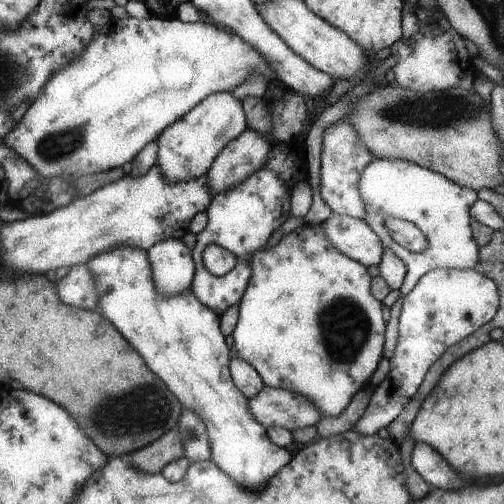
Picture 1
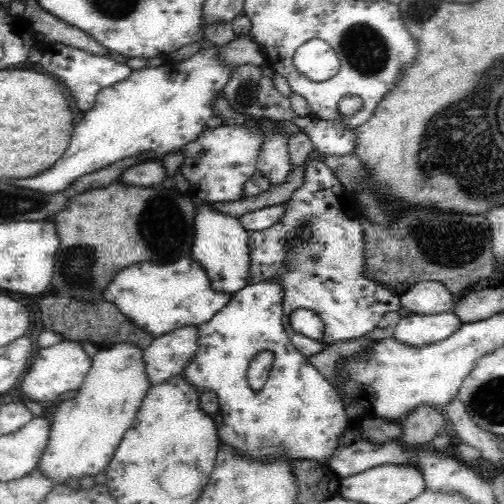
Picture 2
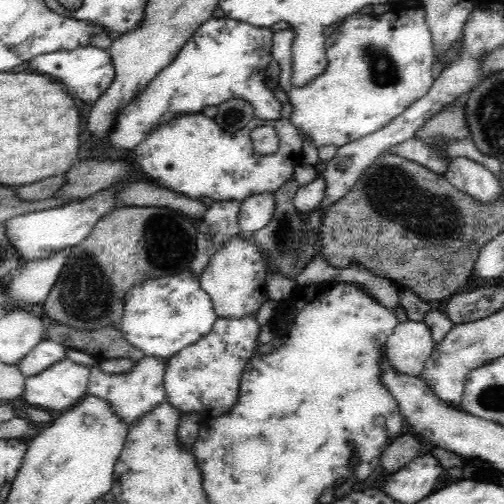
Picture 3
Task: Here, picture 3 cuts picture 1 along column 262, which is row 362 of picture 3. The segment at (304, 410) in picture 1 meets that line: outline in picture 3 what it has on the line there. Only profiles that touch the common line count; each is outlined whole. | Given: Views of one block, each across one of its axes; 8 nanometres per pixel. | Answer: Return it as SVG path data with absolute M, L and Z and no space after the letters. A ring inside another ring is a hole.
M408 320L400 322L386 342L386 356L392 368L404 376L420 376L432 350L436 348L428 324Z

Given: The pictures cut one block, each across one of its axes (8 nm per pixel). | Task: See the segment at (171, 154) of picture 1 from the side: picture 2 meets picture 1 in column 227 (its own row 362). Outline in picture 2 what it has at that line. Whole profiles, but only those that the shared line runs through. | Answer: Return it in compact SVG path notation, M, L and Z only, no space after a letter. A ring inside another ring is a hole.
M114 344L106 350L100 348L84 384L78 388L78 396L62 400L56 408L46 448L36 466L44 478L54 482L54 486L66 486L68 480L82 480L84 476L96 478L98 474L106 474L116 448L128 428L132 428L150 390L142 356L144 352L134 344Z

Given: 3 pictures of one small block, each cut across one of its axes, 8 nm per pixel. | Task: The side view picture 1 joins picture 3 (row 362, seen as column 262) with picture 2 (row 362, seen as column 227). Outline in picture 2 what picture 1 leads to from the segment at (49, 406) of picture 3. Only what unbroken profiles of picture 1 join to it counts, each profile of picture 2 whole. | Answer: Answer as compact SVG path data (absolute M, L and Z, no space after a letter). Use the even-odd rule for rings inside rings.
M66 340L64 344L58 344L54 348L48 348L48 350L42 348L36 354L28 374L24 376L22 392L28 394L32 402L54 402L56 398L62 400L62 394L66 394L68 390L76 390L84 384L84 378L88 376L90 368L92 368L92 360L84 354L78 342Z

